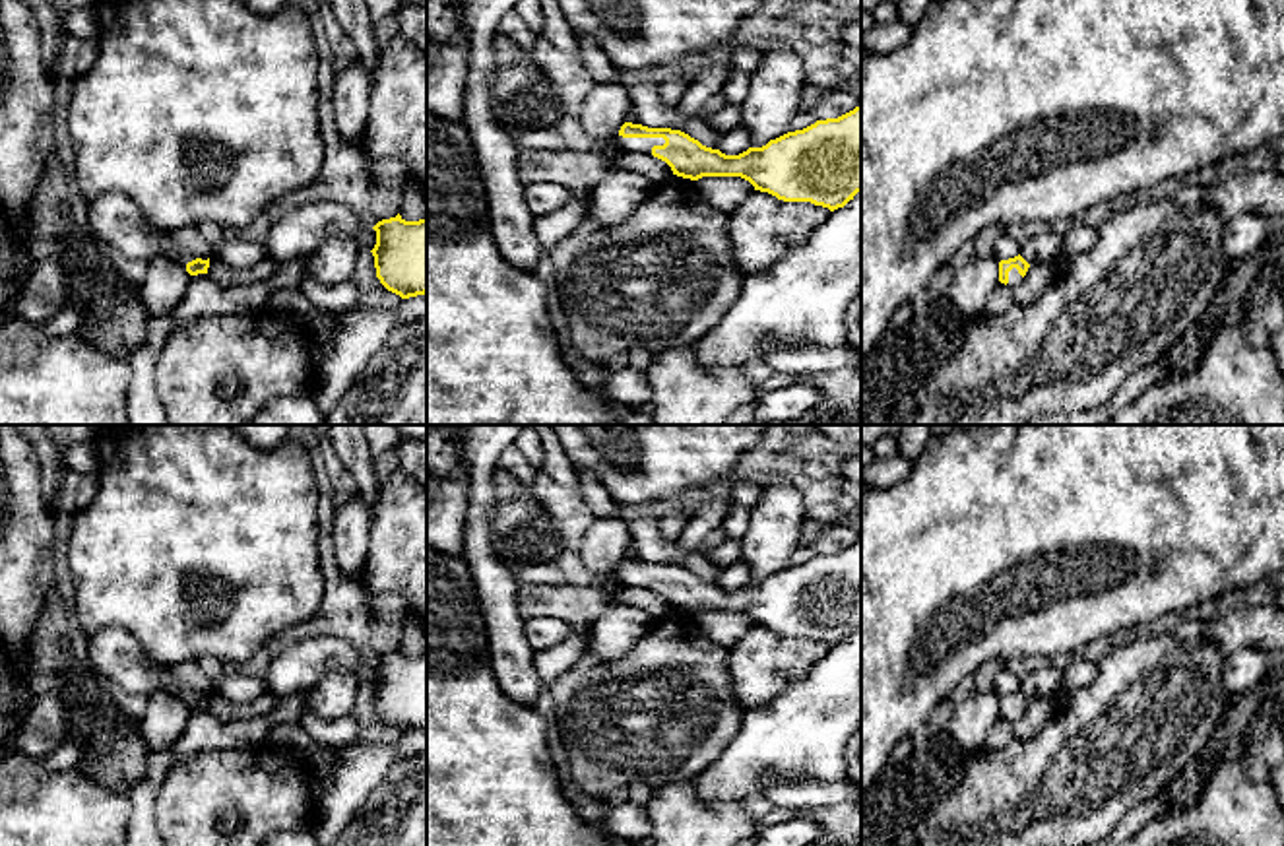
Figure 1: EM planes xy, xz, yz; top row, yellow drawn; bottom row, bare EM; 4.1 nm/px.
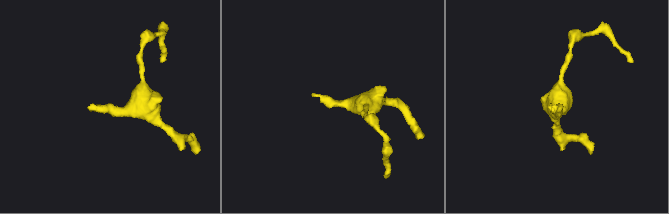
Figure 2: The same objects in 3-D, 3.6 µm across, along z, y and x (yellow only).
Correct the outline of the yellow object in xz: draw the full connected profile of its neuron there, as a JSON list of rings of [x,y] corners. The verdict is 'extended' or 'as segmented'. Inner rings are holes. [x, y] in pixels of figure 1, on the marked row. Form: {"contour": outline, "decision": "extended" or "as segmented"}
{"contour": [[[861,105],[838,118],[817,120],[803,130],[787,132],[739,155],[706,147],[681,130],[648,128],[632,122],[625,122],[613,140],[625,153],[654,155],[665,161],[677,177],[690,180],[741,177],[754,190],[768,192],[784,202],[811,202],[834,212],[861,192]]], "decision": "extended"}

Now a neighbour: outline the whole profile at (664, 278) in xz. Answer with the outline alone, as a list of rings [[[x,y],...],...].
[[[677,175],[654,184],[636,212],[615,227],[601,227],[592,215],[586,215],[572,235],[549,250],[557,277],[553,297],[564,305],[570,345],[590,361],[609,363],[615,355],[634,347],[658,355],[702,340],[735,305],[745,279],[731,254],[727,223],[729,213],[714,208],[694,180]]]

